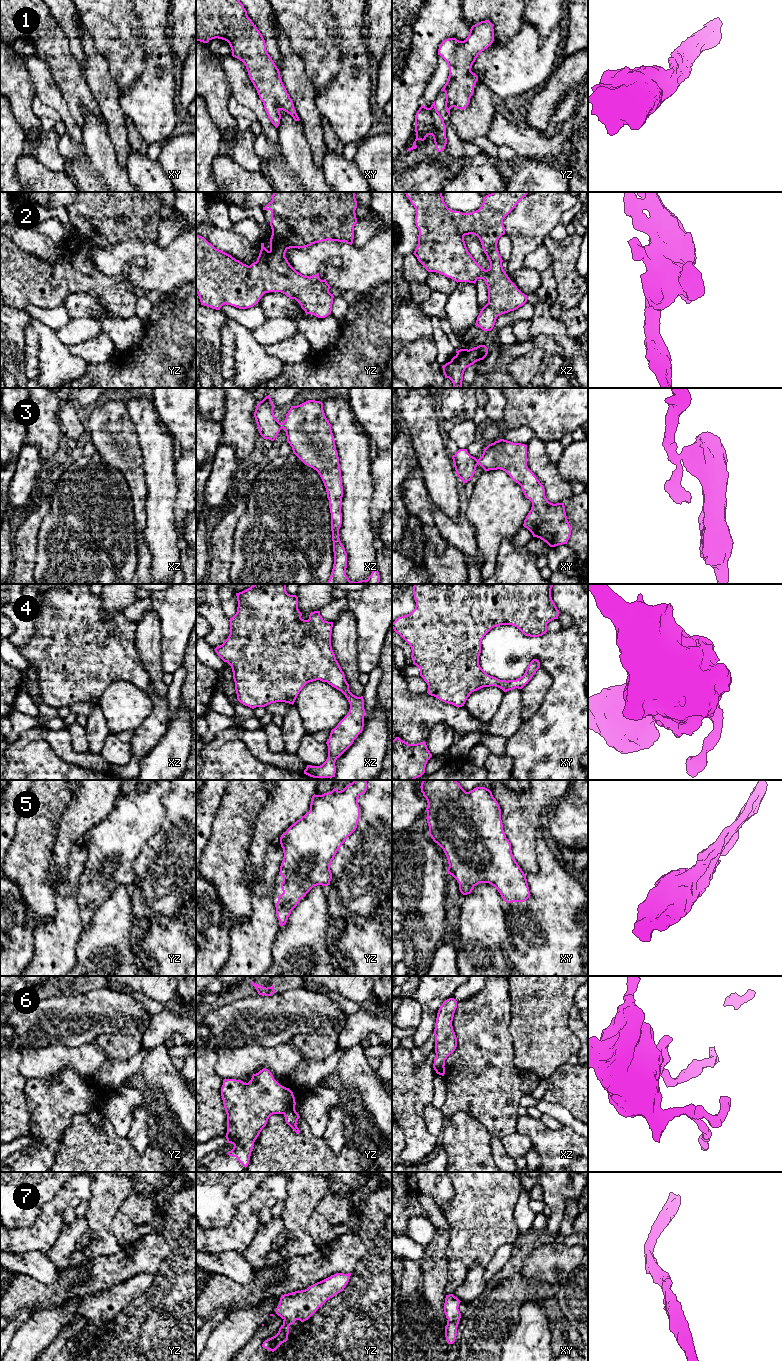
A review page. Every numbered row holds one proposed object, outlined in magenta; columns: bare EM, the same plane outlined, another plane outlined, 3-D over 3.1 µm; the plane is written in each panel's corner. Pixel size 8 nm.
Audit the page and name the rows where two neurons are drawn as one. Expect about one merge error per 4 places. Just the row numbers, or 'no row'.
3, 6

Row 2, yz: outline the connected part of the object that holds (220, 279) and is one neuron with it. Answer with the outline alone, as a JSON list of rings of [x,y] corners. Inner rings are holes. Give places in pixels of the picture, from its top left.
[[[274,192],[272,200],[263,207],[263,210],[271,211],[270,250],[268,251],[264,247],[264,243],[261,243],[257,261],[250,266],[216,249],[204,237],[196,235],[196,293],[201,305],[216,310],[220,310],[225,304],[239,309],[247,309],[258,304],[265,293],[281,292],[290,299],[295,299],[306,314],[312,314],[318,318],[327,317],[331,314],[334,298],[333,294],[329,292],[330,285],[326,279],[321,280],[319,278],[319,273],[309,277],[297,272],[288,262],[285,253],[290,248],[305,248],[327,240],[346,242],[352,245],[354,226],[357,223],[356,208],[355,192]]]

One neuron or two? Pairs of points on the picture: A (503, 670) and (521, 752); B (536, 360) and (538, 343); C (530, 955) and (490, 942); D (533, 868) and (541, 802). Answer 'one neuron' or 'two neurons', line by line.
A: one neuron
B: two neurons
C: two neurons
D: one neuron

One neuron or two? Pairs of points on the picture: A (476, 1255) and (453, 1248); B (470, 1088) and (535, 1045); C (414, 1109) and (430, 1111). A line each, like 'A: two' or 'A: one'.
A: one
B: two
C: two

